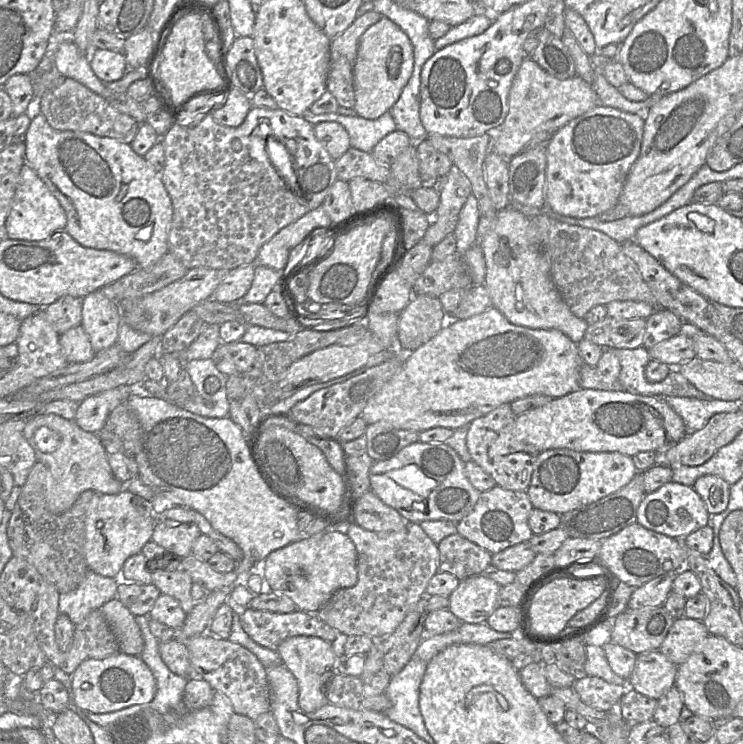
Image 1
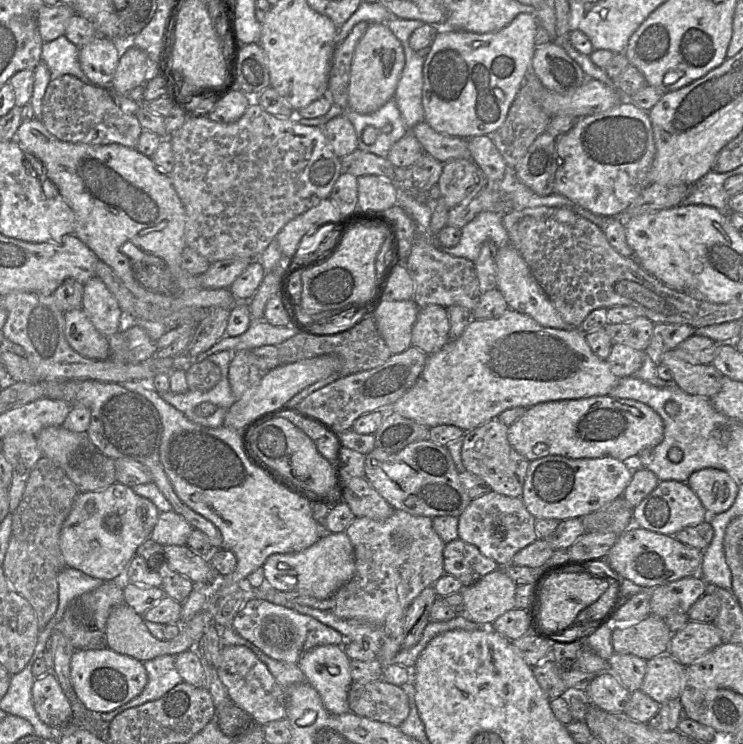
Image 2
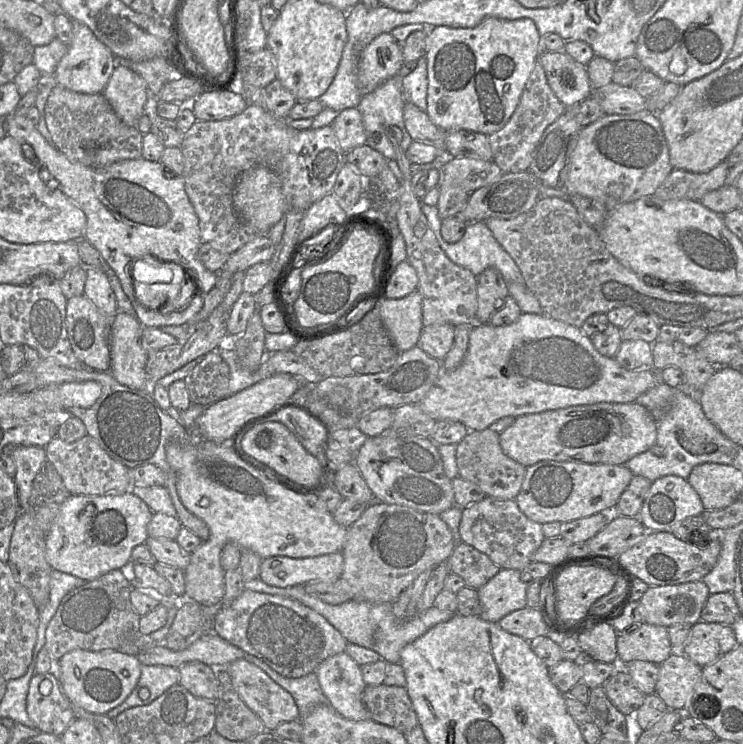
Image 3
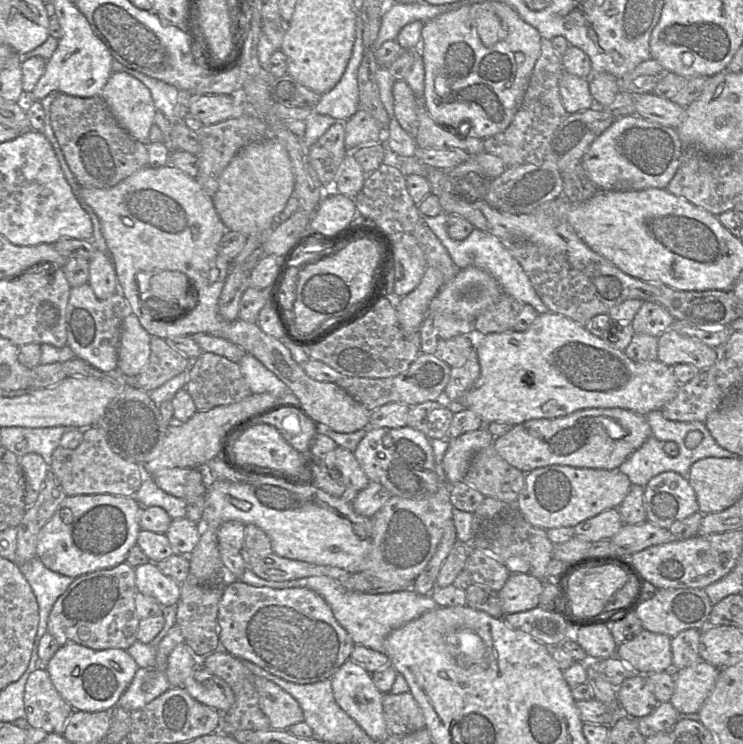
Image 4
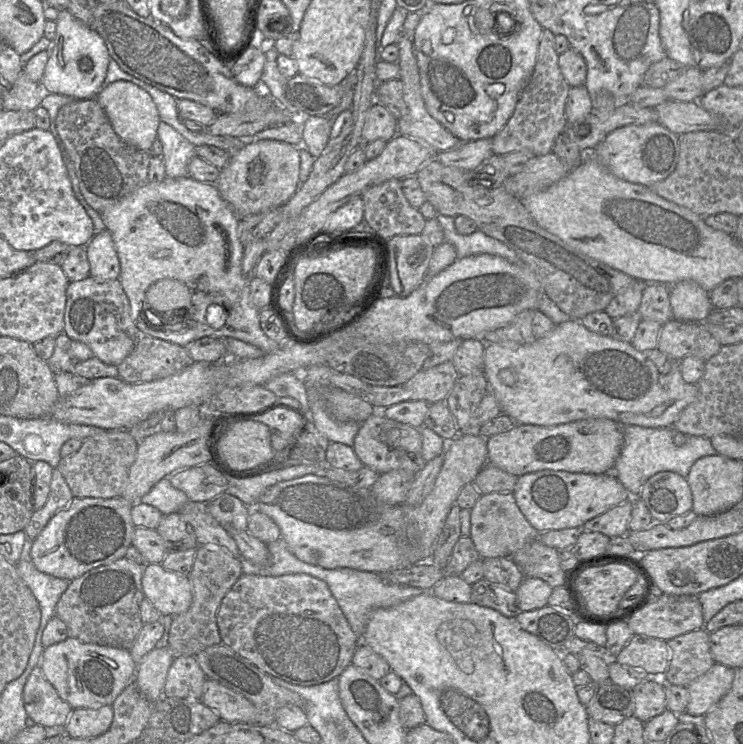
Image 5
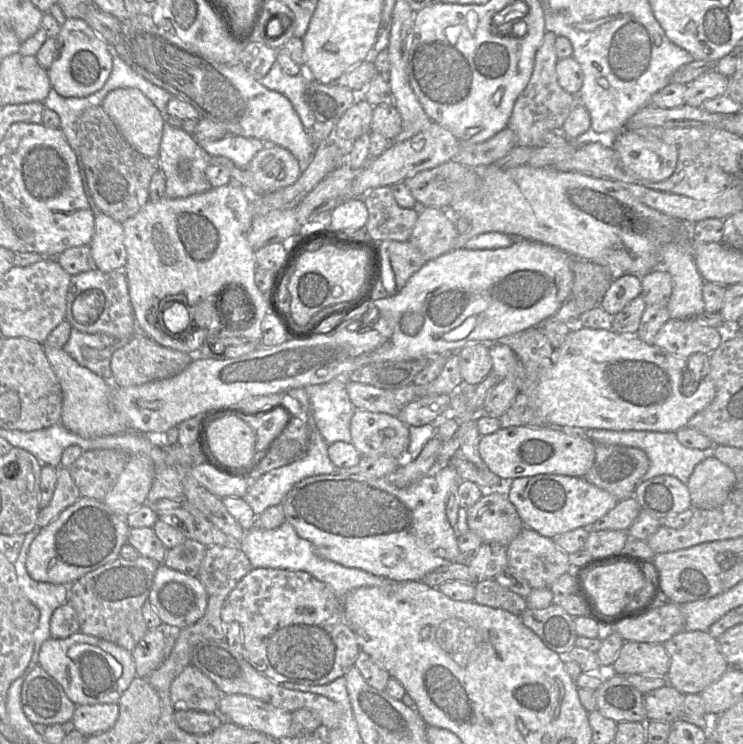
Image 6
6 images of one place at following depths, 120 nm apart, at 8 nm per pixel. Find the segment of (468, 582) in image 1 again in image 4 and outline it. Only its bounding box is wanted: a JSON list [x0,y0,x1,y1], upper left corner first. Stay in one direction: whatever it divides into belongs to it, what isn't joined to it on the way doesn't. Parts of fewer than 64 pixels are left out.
[497,573,544,614]

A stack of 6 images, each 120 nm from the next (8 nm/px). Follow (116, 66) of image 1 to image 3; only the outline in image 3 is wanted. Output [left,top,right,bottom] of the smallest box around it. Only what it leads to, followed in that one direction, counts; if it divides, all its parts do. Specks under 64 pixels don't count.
[53,19,115,94]

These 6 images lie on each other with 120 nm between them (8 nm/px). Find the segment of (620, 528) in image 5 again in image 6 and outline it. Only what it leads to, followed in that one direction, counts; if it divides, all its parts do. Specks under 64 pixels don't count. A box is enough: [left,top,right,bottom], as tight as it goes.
[592,496,641,531]

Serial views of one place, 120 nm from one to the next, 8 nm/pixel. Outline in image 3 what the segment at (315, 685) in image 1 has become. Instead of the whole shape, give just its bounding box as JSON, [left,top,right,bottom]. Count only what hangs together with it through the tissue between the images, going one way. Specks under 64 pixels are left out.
[315,651,370,721]

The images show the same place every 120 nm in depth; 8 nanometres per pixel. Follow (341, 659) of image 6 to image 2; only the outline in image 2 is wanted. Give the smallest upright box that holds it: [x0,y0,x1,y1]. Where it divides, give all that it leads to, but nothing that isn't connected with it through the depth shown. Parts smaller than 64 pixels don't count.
[231,599,344,664]

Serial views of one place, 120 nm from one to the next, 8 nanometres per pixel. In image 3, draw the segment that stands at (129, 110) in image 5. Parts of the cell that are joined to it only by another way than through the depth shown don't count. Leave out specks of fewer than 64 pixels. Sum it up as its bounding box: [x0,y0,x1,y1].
[102,66,147,127]

